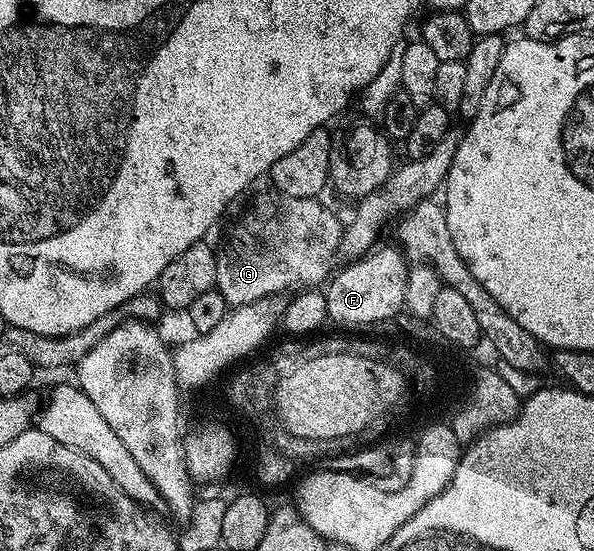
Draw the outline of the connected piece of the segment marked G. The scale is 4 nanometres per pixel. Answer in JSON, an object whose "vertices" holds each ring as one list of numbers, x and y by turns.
{"vertices":[[263,193,235,222,227,233,227,242,217,253,217,279,215,288,225,295,228,306,248,305,278,298,278,293,290,294,304,287,319,287,332,276,336,268,335,256,340,256,343,244,343,225,331,209,322,205,322,200,293,199,281,193]]}

